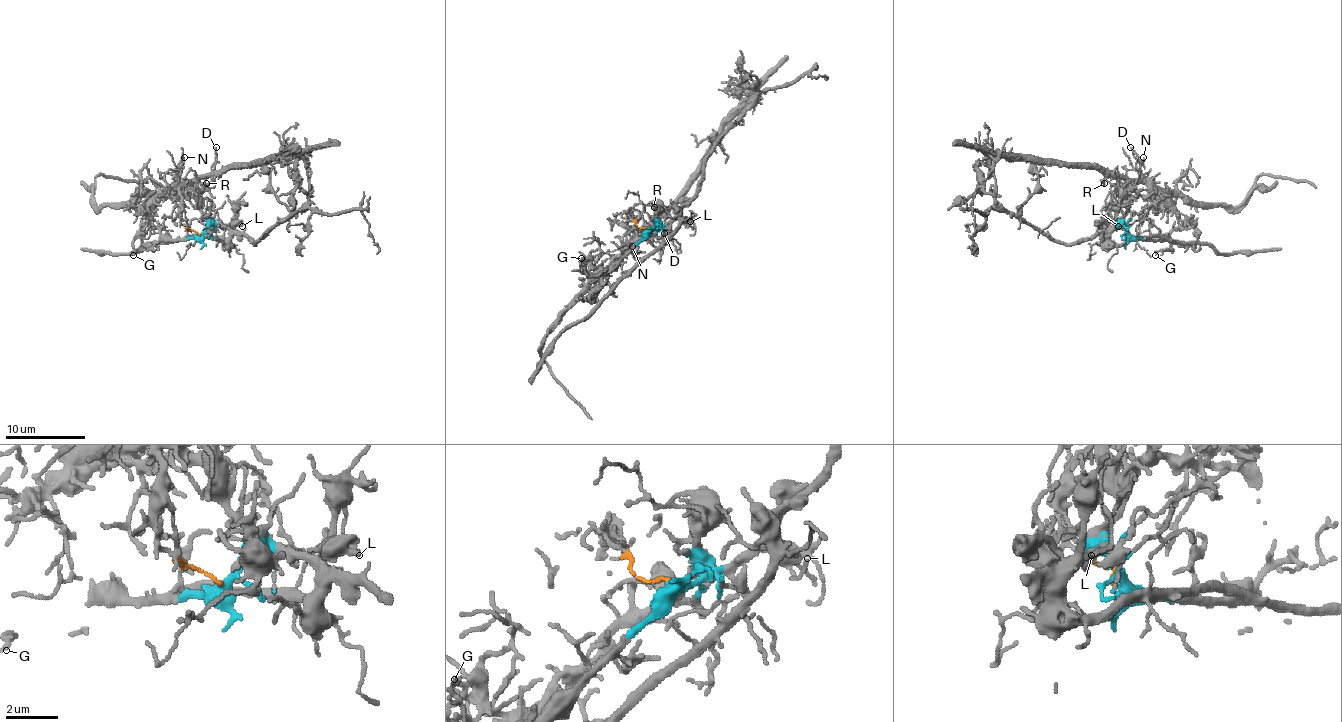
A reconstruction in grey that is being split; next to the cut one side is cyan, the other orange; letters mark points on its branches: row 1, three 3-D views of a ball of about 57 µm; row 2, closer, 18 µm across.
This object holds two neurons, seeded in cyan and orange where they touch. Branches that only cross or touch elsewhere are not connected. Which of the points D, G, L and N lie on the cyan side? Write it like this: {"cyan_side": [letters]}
{"cyan_side": ["G", "L"]}

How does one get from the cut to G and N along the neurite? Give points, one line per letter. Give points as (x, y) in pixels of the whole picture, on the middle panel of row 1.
G: (647, 229), (629, 251), (603, 273), (589, 277), (581, 259)
N: (647, 229), (641, 229), (627, 213), (631, 233), (627, 243), (631, 247)

